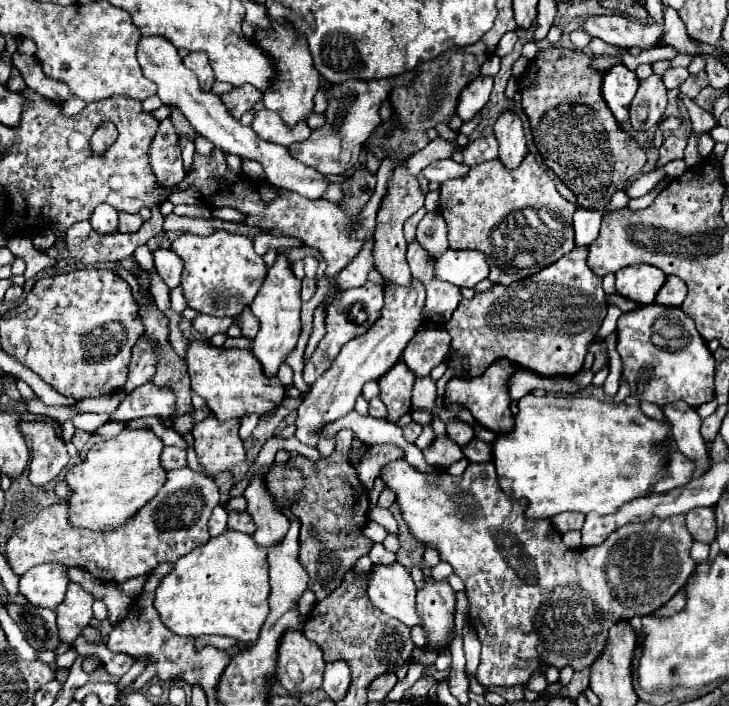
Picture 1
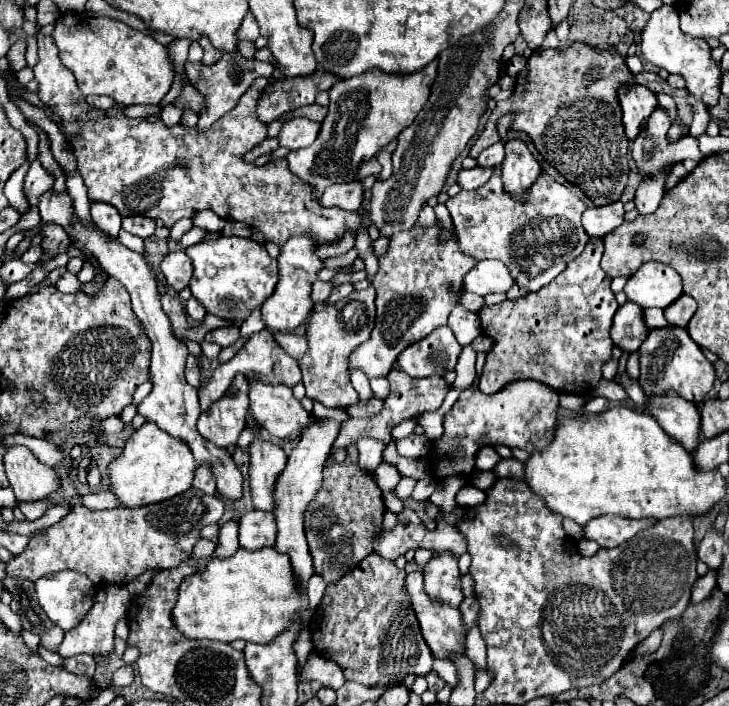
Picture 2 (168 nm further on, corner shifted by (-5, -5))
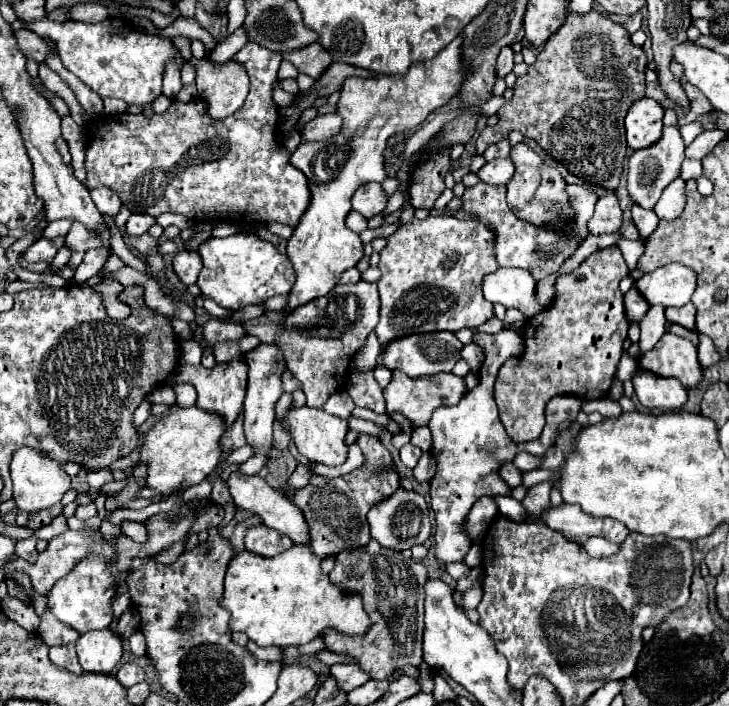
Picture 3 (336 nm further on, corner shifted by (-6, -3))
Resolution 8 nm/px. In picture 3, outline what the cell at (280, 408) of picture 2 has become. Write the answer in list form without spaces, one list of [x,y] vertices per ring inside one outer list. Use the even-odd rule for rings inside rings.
[[[282,394],[282,398],[276,404],[276,418],[286,420],[292,428],[292,440],[296,448],[300,450],[302,456],[306,456],[310,462],[320,462],[326,466],[340,466],[348,458],[348,444],[346,444],[346,434],[348,434],[348,424],[342,418],[336,418],[324,410],[316,408],[292,408],[292,396]]]

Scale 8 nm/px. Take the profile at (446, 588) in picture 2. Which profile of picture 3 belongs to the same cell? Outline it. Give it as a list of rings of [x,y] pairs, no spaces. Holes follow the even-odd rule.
[[[500,330],[498,334],[476,334],[474,342],[484,350],[484,362],[478,370],[478,386],[470,390],[460,404],[438,408],[428,424],[434,446],[432,456],[438,462],[436,476],[430,482],[432,510],[436,514],[436,536],[434,550],[440,564],[460,562],[468,554],[472,540],[464,532],[464,520],[474,506],[474,502],[482,496],[510,496],[510,486],[500,478],[500,468],[506,462],[512,462],[518,452],[530,452],[544,456],[550,446],[554,446],[558,436],[558,424],[566,420],[574,420],[582,408],[582,400],[576,396],[556,396],[548,402],[546,408],[546,426],[542,436],[528,444],[514,444],[510,436],[504,432],[504,426],[498,418],[498,408],[494,402],[494,376],[498,368],[504,366],[508,358],[516,358],[524,352],[524,340],[512,330]]]

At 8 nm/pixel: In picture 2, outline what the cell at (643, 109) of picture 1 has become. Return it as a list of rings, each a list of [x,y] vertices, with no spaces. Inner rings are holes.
[[[657,106],[633,142],[633,158],[645,176],[657,174],[669,164],[683,162],[687,158],[693,158],[697,162],[703,158],[703,154],[699,152],[697,138],[688,135],[684,137],[684,144],[669,142],[669,126],[669,112],[663,106]]]

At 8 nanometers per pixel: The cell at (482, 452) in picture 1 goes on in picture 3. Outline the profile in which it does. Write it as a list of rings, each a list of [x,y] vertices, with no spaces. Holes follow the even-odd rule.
[[[530,470],[530,472],[524,472],[524,486],[526,488],[532,488],[534,484],[540,484],[544,480],[548,482],[556,482],[560,478],[560,470]]]

